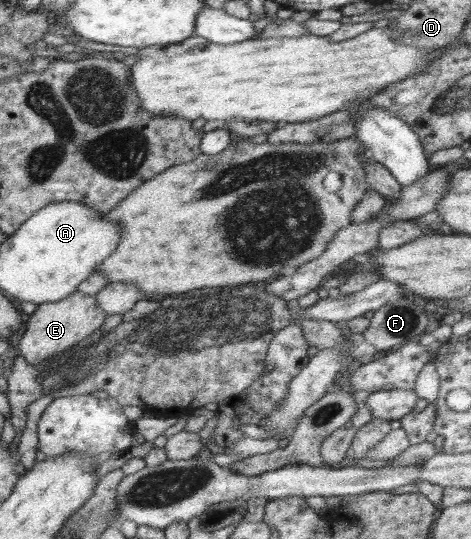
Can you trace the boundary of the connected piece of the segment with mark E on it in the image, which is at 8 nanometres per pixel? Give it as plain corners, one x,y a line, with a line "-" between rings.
75,291
57,302
40,304
33,314
28,315
24,335
16,348
25,357
27,364
37,366
47,358
67,351
69,347
87,339
92,332
99,331
105,316
106,312
98,307
94,296

